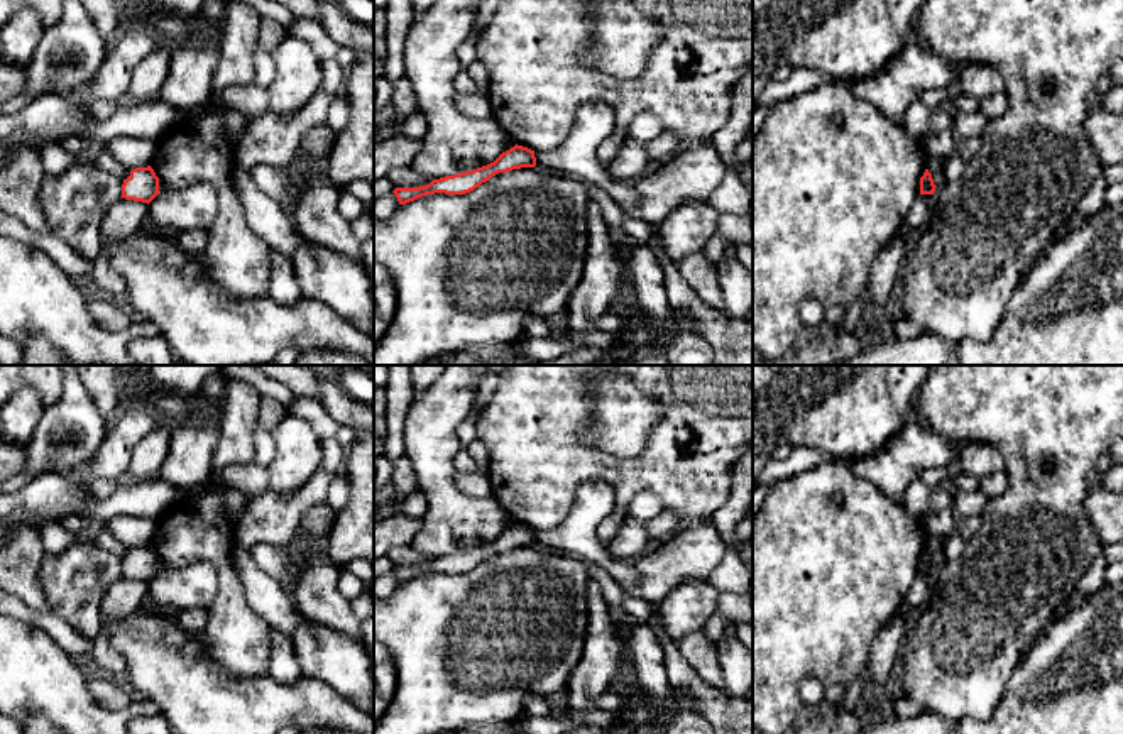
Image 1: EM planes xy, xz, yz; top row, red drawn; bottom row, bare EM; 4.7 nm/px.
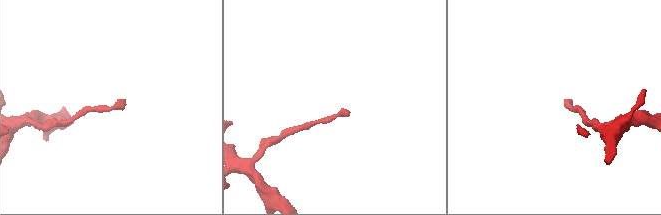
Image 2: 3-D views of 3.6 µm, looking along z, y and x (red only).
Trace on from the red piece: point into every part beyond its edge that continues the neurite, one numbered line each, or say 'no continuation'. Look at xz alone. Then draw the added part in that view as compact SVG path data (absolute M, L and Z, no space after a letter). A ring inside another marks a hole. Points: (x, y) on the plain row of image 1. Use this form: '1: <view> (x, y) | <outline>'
no continuation

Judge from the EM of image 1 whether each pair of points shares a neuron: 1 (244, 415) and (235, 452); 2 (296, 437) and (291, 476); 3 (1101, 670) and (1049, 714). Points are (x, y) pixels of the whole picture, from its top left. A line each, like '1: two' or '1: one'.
1: one
2: one
3: one

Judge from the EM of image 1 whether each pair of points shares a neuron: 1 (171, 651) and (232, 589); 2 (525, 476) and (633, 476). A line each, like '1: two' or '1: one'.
1: two
2: one

